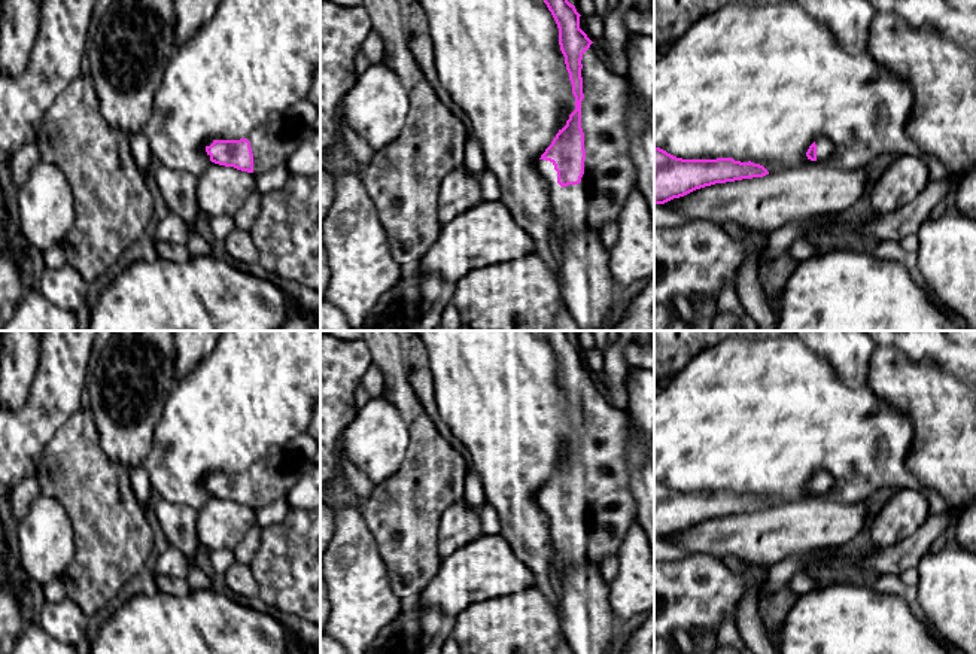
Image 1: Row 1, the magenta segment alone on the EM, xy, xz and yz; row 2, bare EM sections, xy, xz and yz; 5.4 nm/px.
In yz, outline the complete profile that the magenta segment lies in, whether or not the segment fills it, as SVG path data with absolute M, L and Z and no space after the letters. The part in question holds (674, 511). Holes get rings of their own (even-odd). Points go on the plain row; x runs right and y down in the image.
M654 480L654 538L665 538L715 517L763 511L769 505L733 492L682 493Z

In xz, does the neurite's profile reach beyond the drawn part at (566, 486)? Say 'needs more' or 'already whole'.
needs more

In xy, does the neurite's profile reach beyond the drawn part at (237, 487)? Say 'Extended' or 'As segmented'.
Extended

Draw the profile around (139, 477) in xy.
M142 465L130 469L130 483L133 486L133 492L139 505L145 509L149 509L149 505L152 504L155 493L150 486L149 474Z

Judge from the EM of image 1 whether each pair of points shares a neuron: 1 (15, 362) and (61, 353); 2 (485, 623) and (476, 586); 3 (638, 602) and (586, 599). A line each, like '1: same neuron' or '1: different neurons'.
1: different neurons
2: different neurons
3: different neurons

